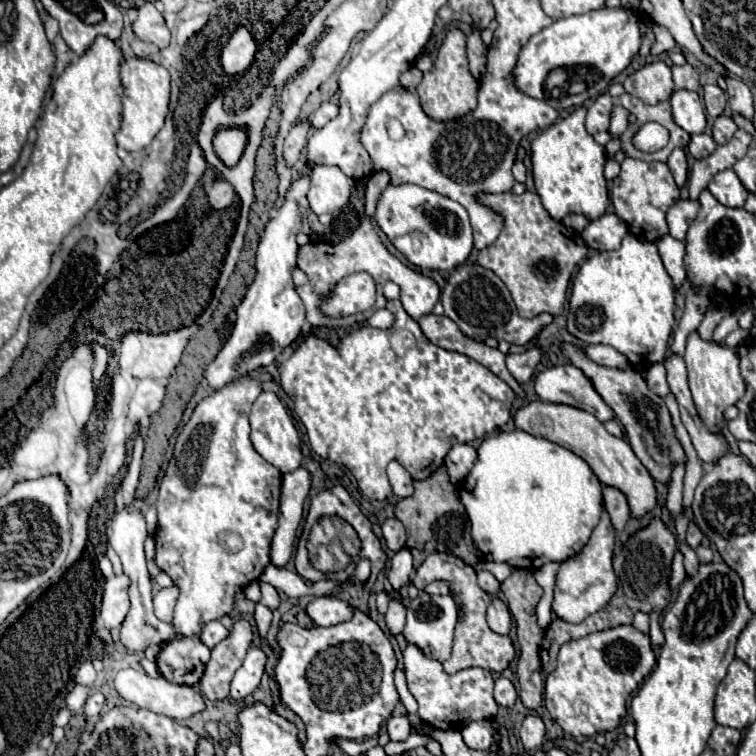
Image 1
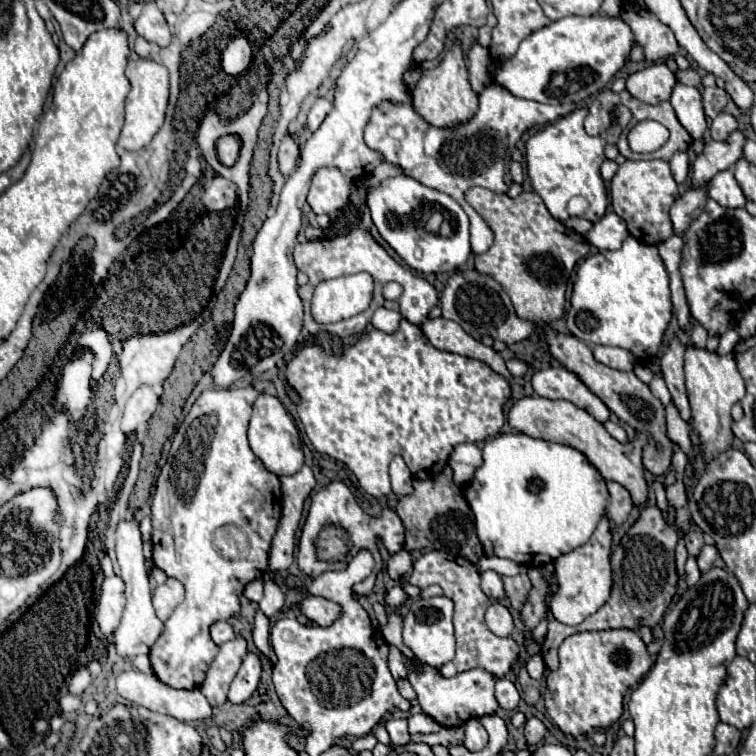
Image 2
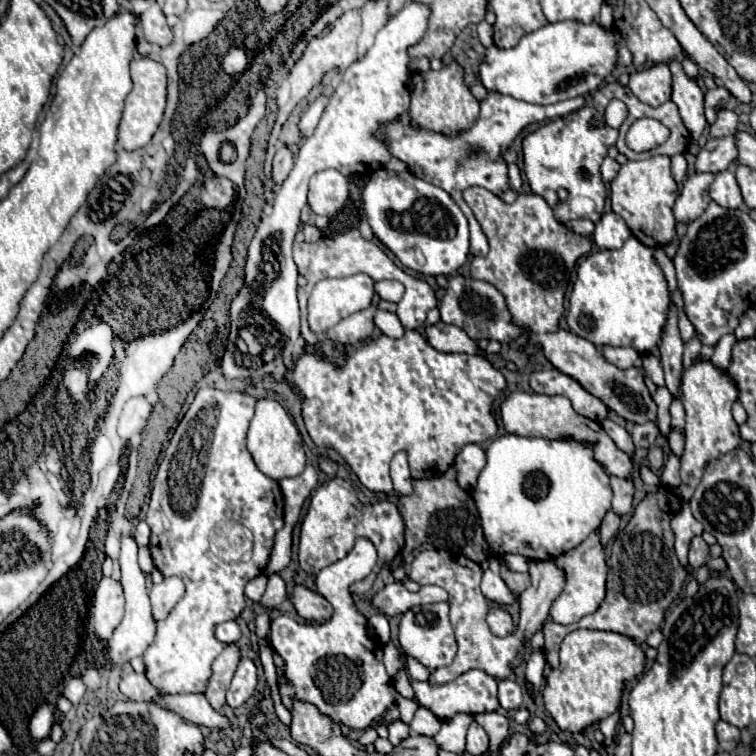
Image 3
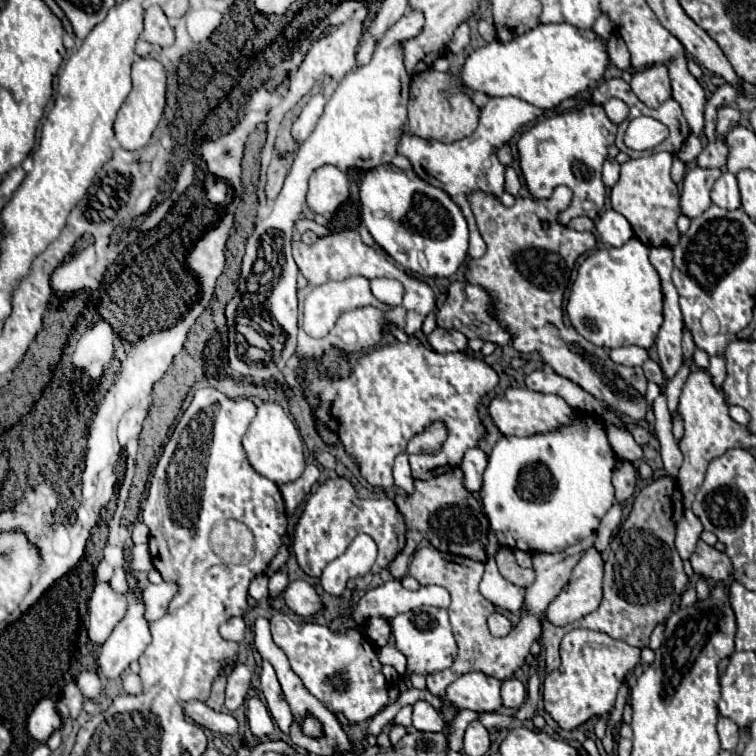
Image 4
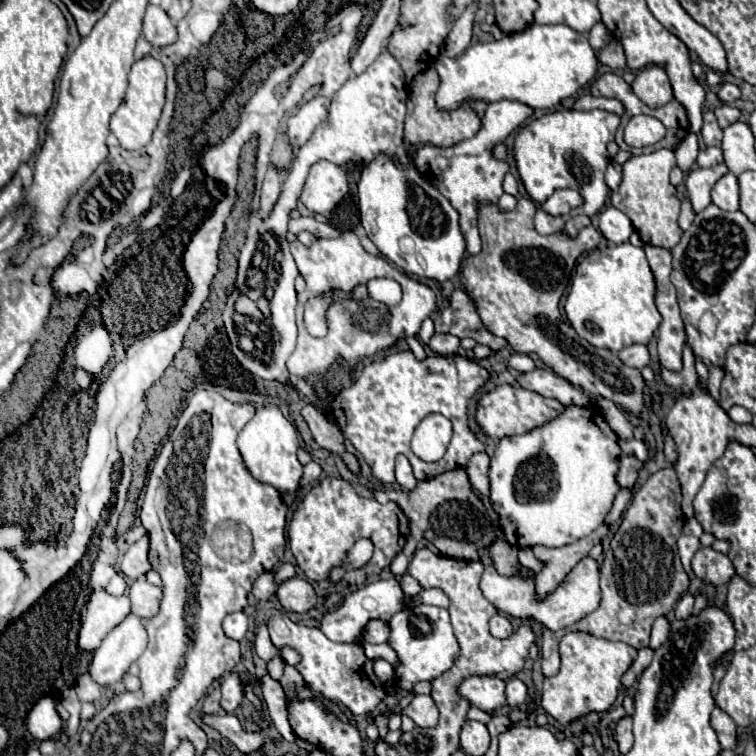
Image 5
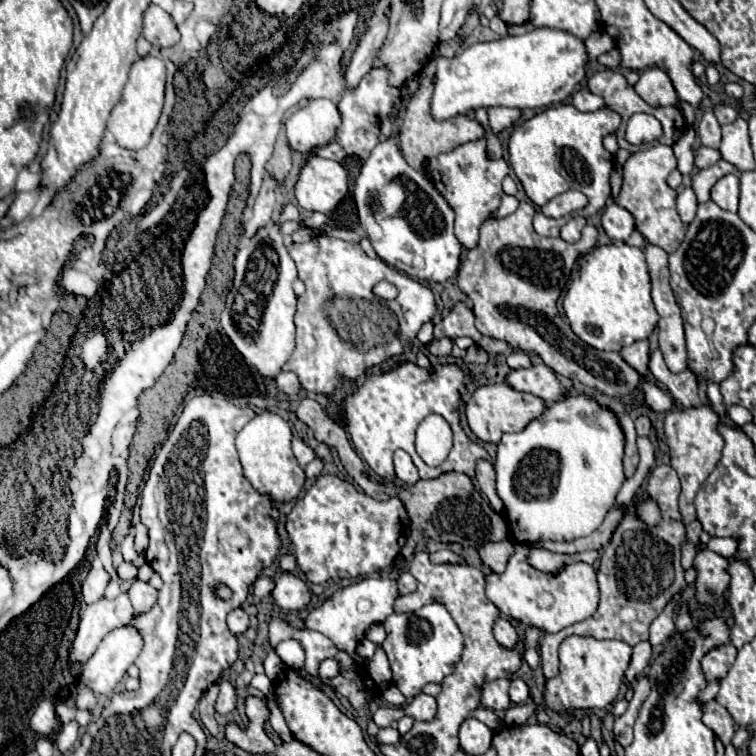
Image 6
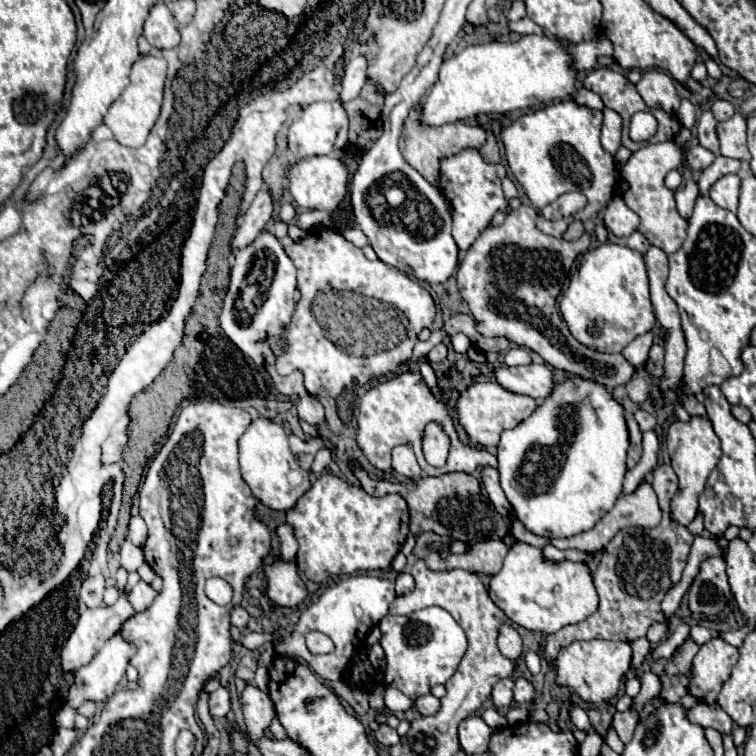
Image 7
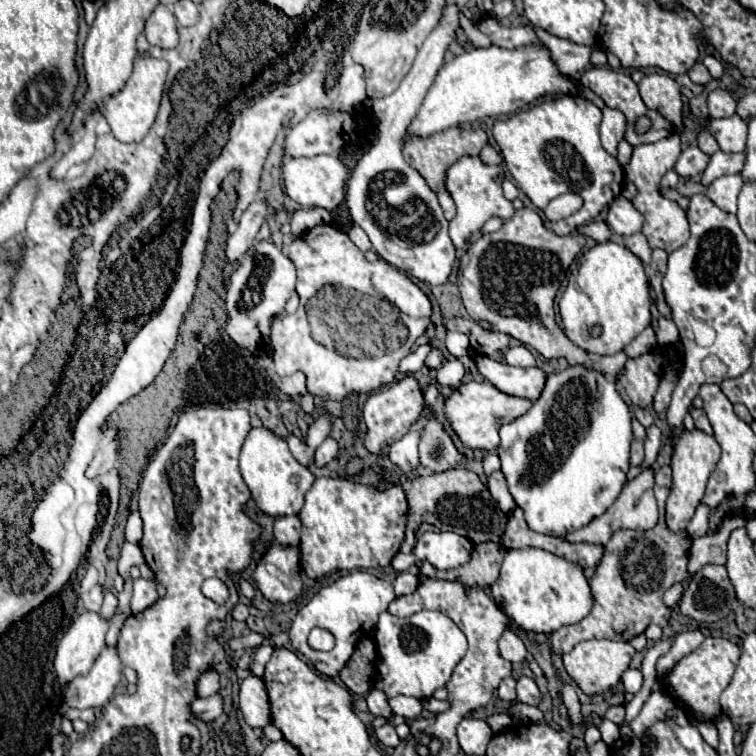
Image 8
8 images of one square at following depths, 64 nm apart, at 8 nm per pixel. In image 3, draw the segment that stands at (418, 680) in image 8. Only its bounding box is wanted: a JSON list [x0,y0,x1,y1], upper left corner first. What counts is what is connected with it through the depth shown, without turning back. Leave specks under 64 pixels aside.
[398,602,456,670]

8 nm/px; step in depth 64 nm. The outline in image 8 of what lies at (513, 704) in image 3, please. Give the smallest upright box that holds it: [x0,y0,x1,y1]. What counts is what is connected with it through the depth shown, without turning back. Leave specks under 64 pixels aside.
[516,676,540,706]

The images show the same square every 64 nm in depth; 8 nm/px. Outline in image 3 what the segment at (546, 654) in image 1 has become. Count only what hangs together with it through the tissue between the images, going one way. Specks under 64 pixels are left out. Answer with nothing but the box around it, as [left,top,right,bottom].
[542,484,688,668]

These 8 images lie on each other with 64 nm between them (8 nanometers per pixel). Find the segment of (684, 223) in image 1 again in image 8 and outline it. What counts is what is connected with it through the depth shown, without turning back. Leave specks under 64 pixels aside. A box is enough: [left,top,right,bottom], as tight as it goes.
[702,150,746,186]

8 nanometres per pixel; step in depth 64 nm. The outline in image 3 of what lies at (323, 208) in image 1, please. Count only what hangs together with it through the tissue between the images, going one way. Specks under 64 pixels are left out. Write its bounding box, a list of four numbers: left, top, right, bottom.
[308,170,348,218]

